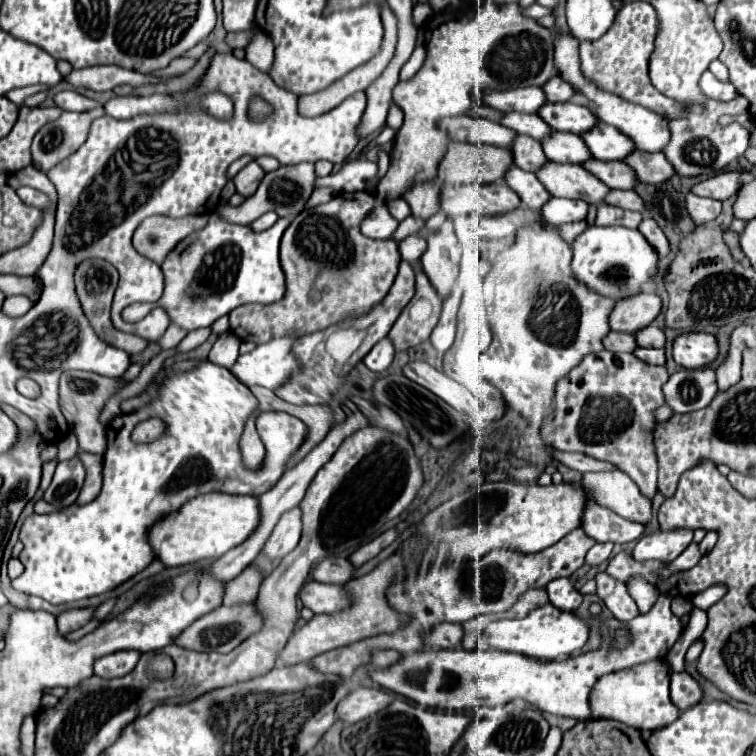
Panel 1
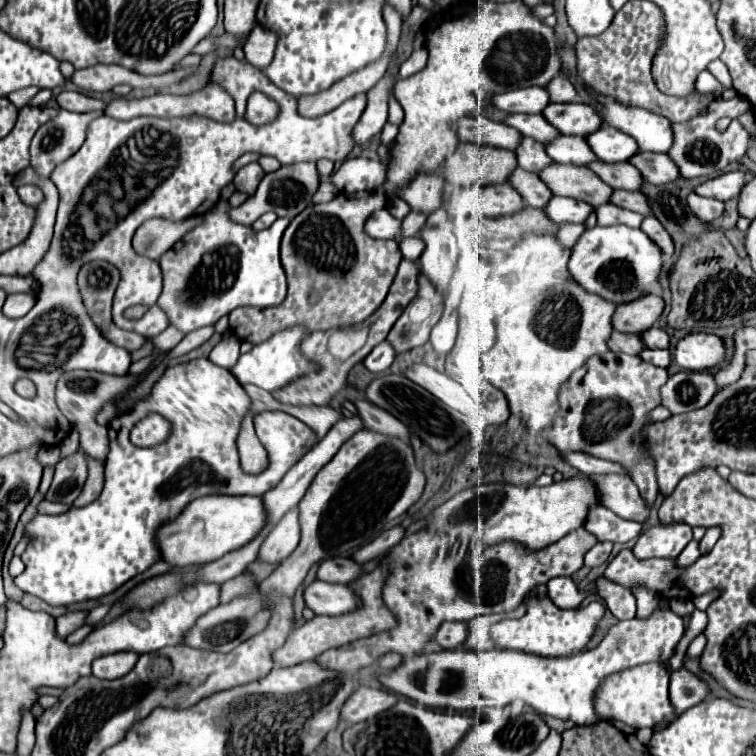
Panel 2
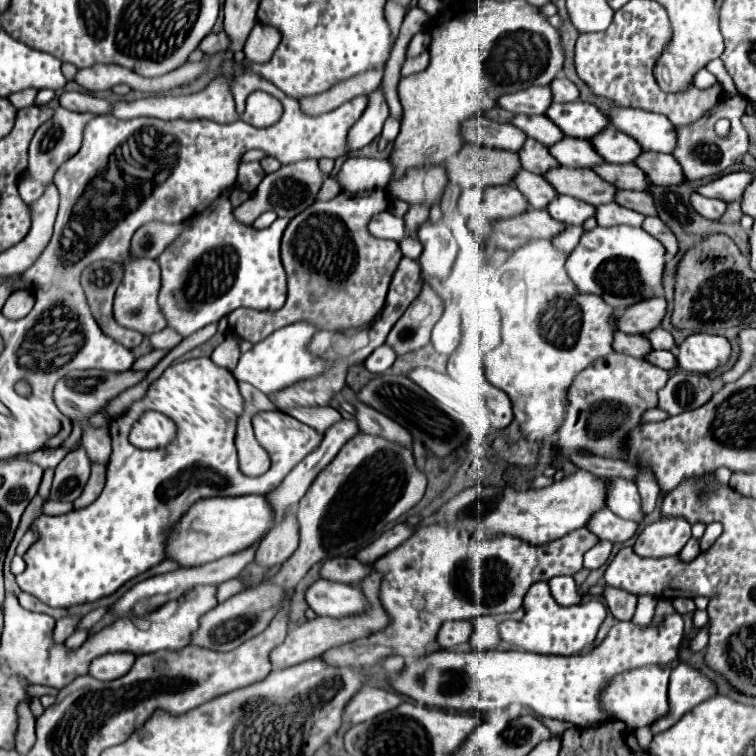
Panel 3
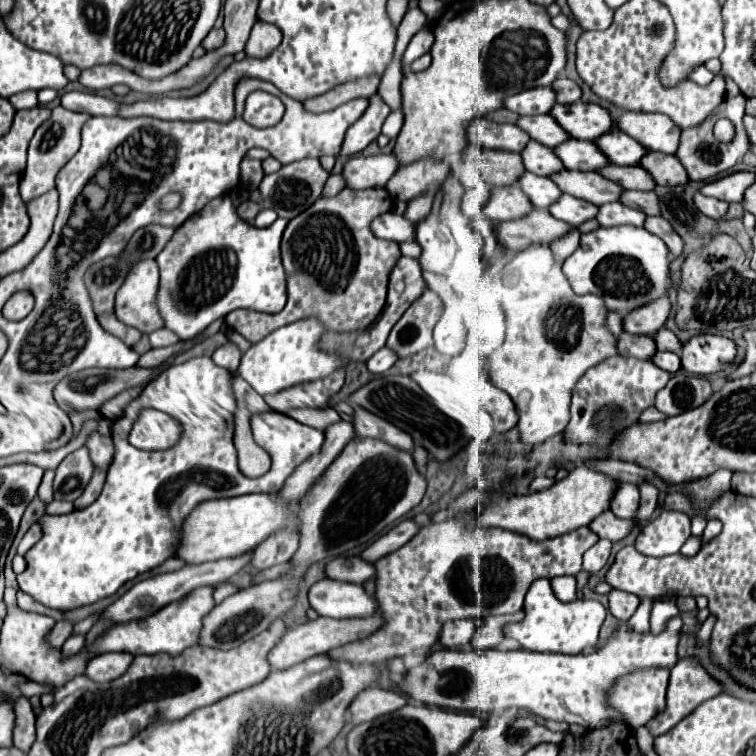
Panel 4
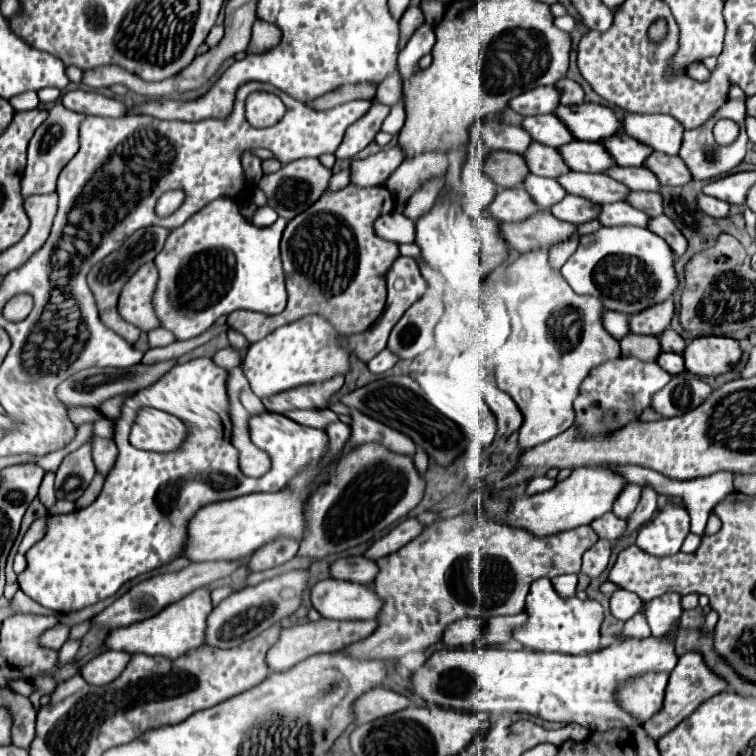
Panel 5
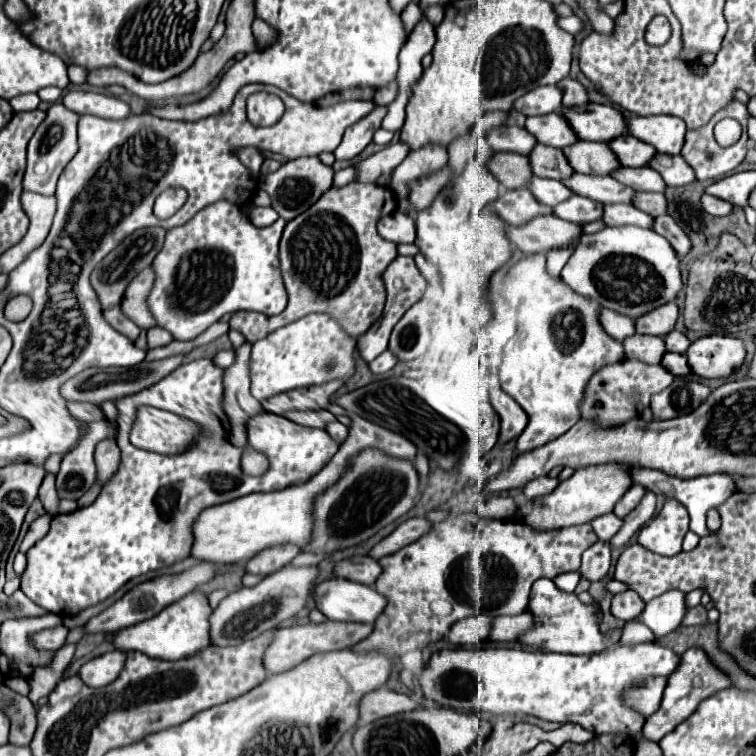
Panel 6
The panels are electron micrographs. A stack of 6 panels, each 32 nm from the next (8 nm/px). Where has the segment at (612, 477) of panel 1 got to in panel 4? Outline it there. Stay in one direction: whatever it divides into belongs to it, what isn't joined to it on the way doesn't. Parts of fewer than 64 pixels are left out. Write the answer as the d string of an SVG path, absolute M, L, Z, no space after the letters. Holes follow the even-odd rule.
M620 482L614 496L612 496L612 500L610 500L610 510L620 518L632 520L638 512L638 504L640 504L638 486L628 484L628 482Z

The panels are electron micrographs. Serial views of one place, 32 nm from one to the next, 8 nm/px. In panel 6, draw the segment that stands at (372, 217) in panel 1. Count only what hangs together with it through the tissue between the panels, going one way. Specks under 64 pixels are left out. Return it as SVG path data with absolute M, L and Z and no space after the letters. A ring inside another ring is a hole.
M394 212L390 216L380 218L376 228L384 240L390 240L394 244L413 244L414 238L416 238L414 220L402 212Z

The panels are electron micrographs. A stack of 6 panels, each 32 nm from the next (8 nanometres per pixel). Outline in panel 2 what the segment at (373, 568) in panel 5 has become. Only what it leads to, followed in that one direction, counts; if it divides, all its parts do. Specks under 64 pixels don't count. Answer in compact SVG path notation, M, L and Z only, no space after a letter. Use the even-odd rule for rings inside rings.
M328 558L320 562L316 578L334 584L350 584L360 578L360 572L362 568L356 566L356 562L350 558Z

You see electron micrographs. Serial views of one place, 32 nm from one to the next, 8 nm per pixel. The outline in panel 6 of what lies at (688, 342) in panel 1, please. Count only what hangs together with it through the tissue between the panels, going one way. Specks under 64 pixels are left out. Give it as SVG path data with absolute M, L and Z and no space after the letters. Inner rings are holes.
M704 336L694 340L686 350L688 366L700 378L724 378L740 368L746 358L744 342L732 336Z

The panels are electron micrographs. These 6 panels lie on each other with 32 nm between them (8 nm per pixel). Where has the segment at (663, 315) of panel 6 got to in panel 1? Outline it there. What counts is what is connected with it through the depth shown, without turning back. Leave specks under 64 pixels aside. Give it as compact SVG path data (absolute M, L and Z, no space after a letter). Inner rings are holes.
M646 292L628 296L624 300L616 300L616 304L608 316L610 330L632 334L632 332L648 326L658 316L660 308L662 308L660 298L656 294L646 294Z

